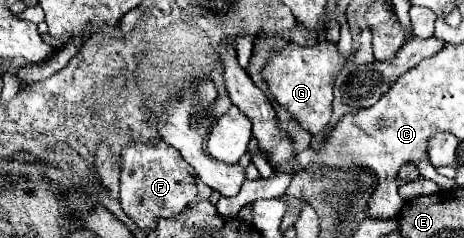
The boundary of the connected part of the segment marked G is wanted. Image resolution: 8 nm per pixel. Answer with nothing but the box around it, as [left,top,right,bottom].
[264,40,346,136]

